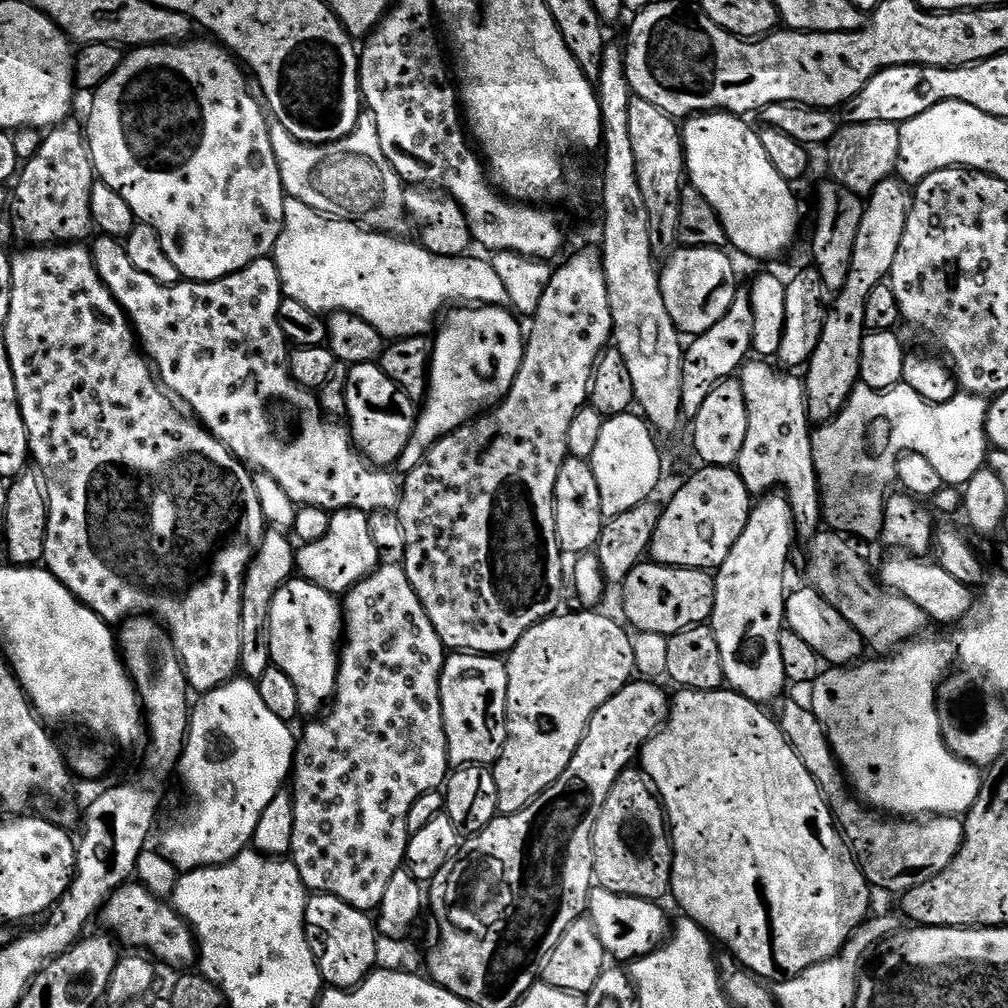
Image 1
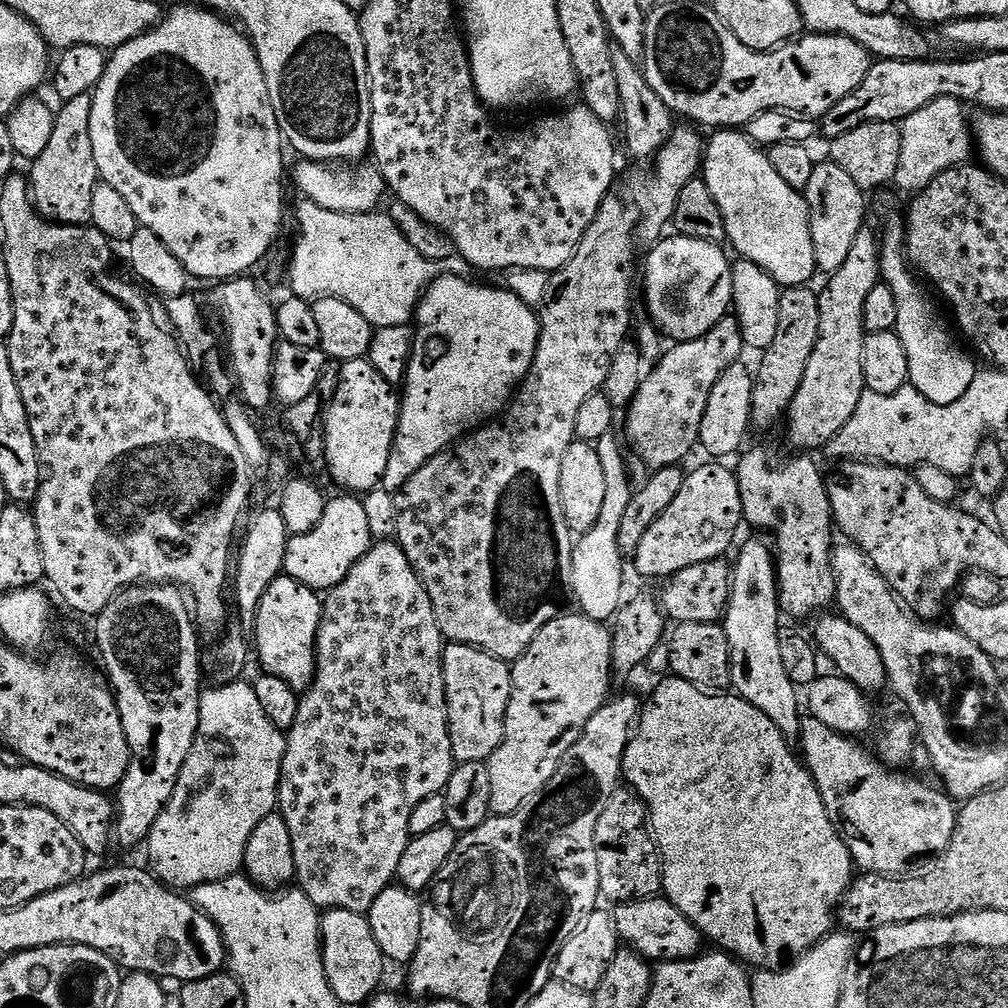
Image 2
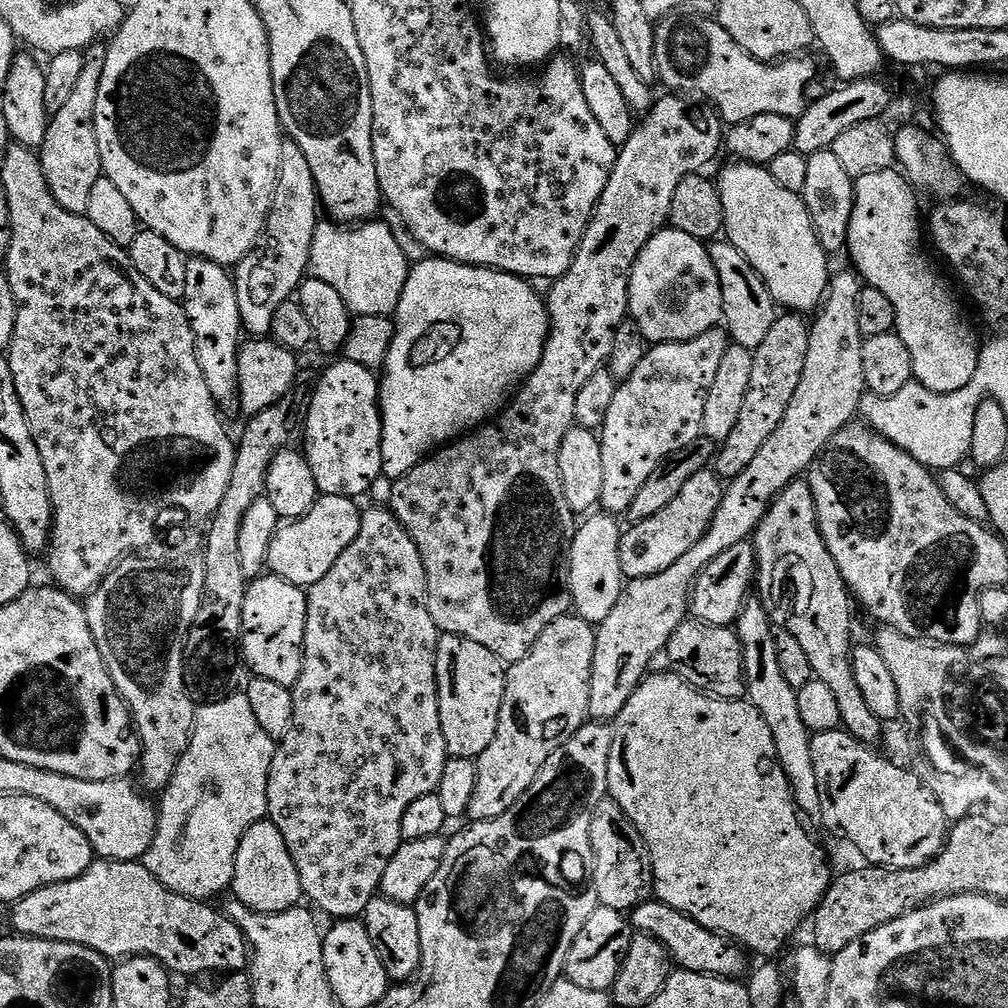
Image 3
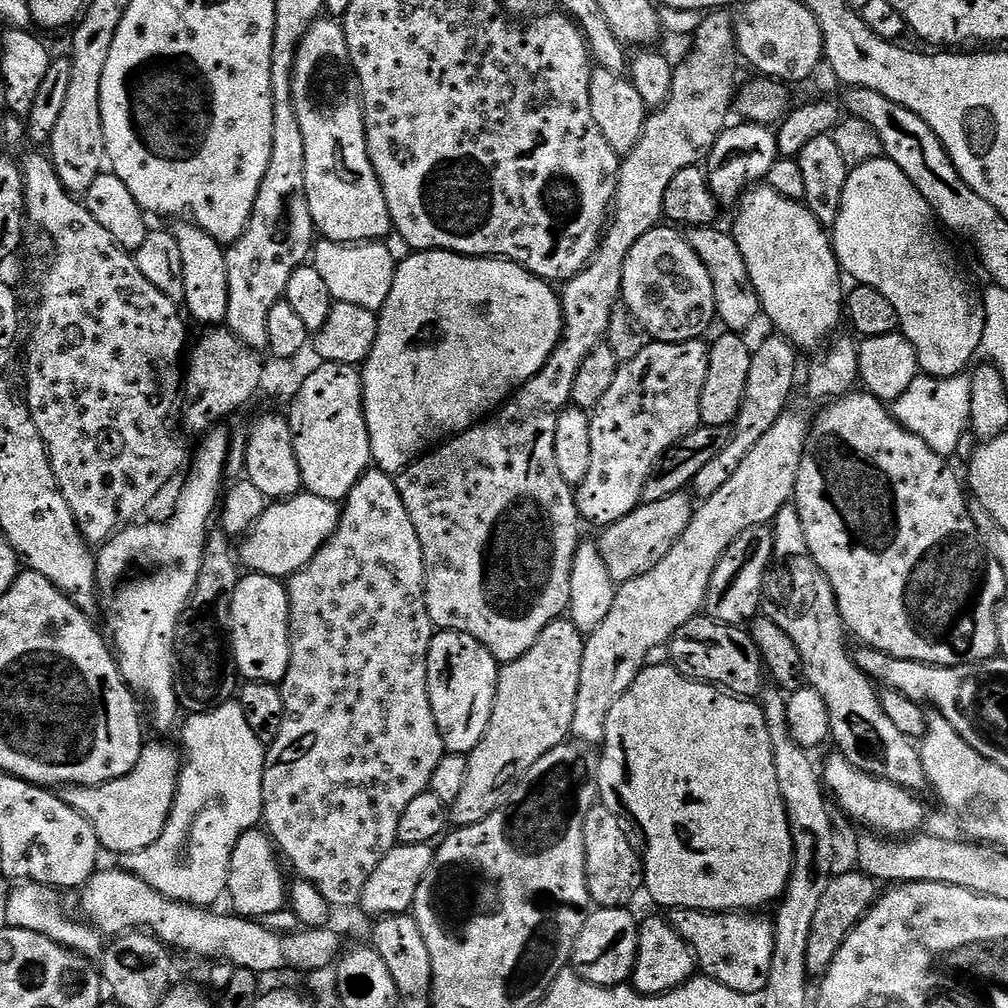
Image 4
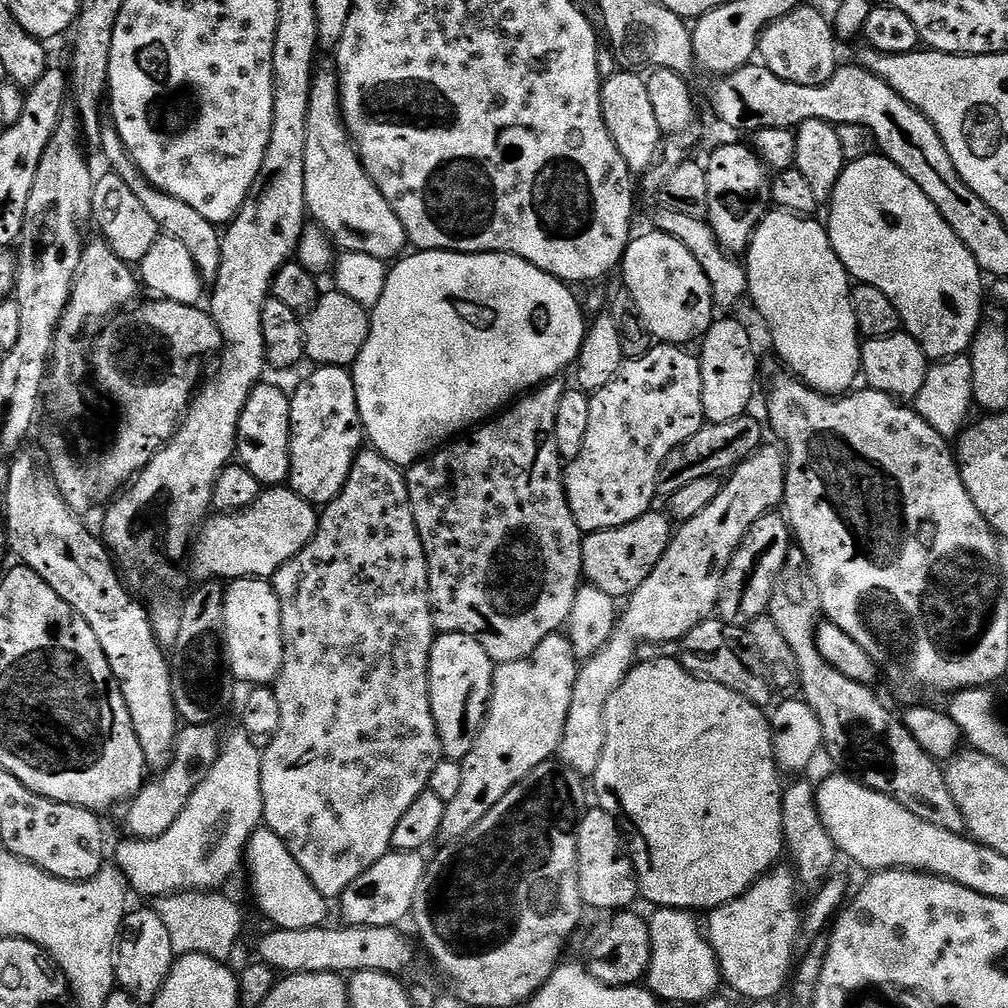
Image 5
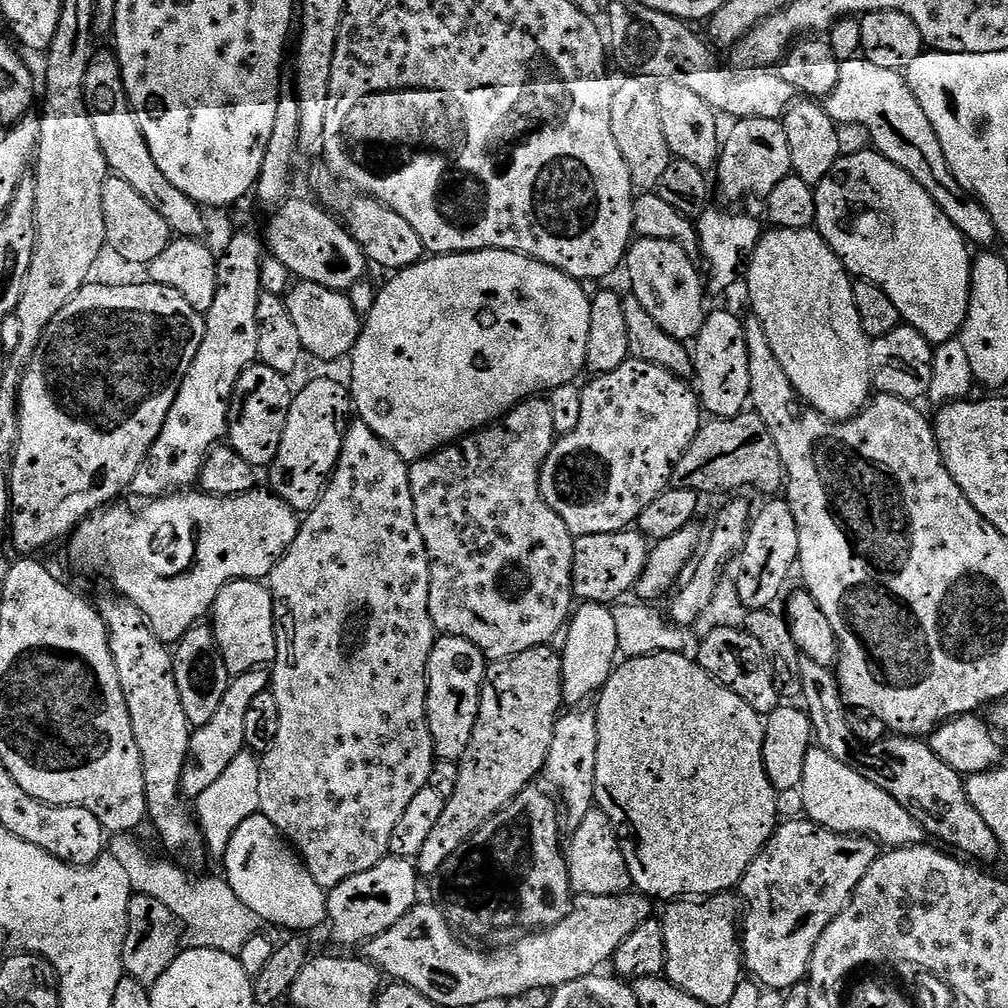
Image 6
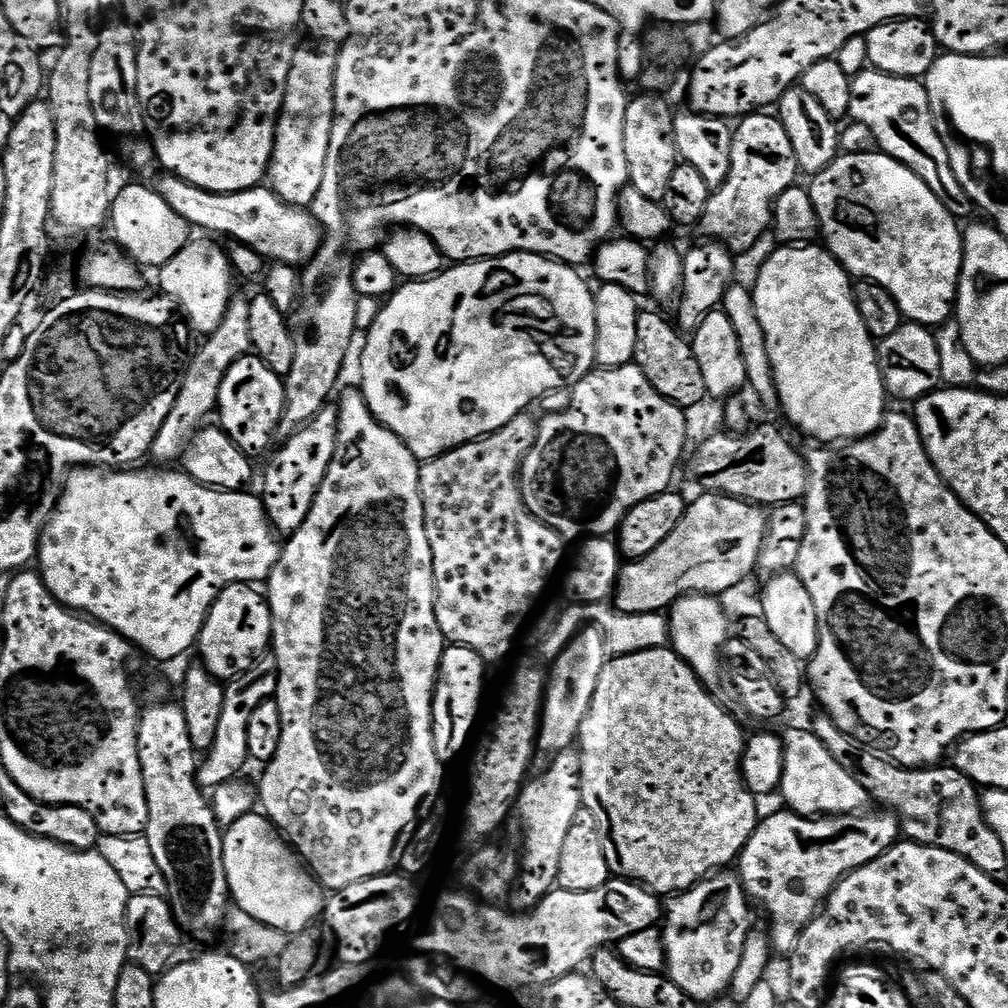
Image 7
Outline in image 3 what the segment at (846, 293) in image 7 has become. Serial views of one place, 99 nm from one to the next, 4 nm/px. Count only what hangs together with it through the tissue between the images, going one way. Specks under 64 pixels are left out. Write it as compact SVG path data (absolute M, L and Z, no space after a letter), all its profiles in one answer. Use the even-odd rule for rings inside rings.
M732 162L729 168L721 170L718 187L726 238L746 254L773 300L792 314L815 313L828 290L830 256L818 242L803 195L778 186L767 167L743 162Z

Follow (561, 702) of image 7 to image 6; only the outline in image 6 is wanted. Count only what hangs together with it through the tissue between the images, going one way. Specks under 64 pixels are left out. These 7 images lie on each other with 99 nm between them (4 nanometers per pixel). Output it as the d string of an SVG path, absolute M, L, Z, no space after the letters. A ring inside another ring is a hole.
M581 603L566 625L566 646L560 652L564 704L580 706L583 700L591 701L612 677L619 650L618 626L612 608L606 604Z

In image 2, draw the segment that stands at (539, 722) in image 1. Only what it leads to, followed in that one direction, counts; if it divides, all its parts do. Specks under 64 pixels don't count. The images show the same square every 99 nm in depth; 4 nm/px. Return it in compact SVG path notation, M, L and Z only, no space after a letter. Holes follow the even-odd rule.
M562 614L554 618L530 642L530 646L514 663L512 670L512 693L510 706L504 719L504 737L494 750L494 754L486 761L489 772L491 815L509 816L530 798L530 794L538 794L550 778L554 778L554 770L562 762L562 758L574 746L574 742L582 734L586 722L598 714L602 705L610 699L608 691L612 688L614 673L612 670L612 634L601 621L592 620L589 616Z

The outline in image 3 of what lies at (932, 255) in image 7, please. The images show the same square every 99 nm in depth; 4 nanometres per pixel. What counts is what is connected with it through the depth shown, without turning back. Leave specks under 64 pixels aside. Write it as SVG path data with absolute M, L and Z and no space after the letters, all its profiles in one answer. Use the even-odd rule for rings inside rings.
M887 168L874 174L855 177L854 214L848 231L847 255L852 255L852 264L857 268L859 279L874 290L882 290L886 298L894 305L894 318L897 336L906 342L910 350L910 362L915 383L926 386L938 394L950 394L962 390L974 378L975 371L982 359L980 340L976 337L976 328L968 321L960 300L956 297L957 289L948 285L949 277L939 272L932 265L928 252L920 239L925 239L926 232L920 229L920 204L916 201L917 189L908 183L907 176L899 171Z

